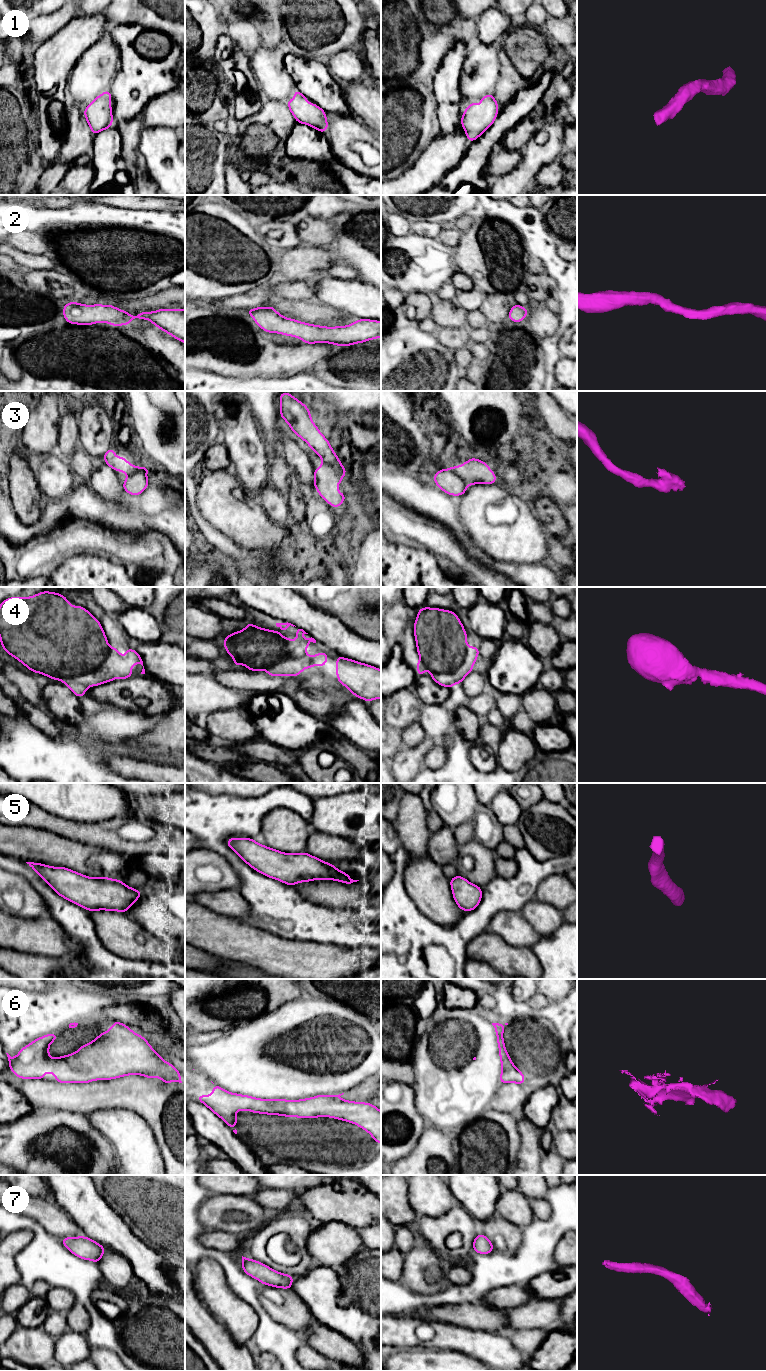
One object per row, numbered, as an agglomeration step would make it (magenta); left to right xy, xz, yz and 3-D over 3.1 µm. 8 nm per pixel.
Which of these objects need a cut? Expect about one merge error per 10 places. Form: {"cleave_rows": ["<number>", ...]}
{"cleave_rows": ["3"]}

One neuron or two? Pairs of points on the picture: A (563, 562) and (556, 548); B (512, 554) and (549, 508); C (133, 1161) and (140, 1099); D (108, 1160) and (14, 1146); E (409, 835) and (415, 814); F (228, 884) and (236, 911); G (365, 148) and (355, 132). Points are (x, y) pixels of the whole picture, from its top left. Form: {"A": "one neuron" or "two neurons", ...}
{"A": "one neuron", "B": "two neurons", "C": "two neurons", "D": "one neuron", "E": "one neuron", "F": "two neurons", "G": "one neuron"}

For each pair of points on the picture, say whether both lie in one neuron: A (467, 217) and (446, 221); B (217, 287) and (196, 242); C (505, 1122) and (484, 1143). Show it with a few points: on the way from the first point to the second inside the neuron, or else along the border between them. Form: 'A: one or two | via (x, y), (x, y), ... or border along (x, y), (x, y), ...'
A: one | via (462, 220), (451, 220)
B: one | via (217, 276), (217, 271), (199, 253)
C: one | via (500, 1127), (489, 1138)

